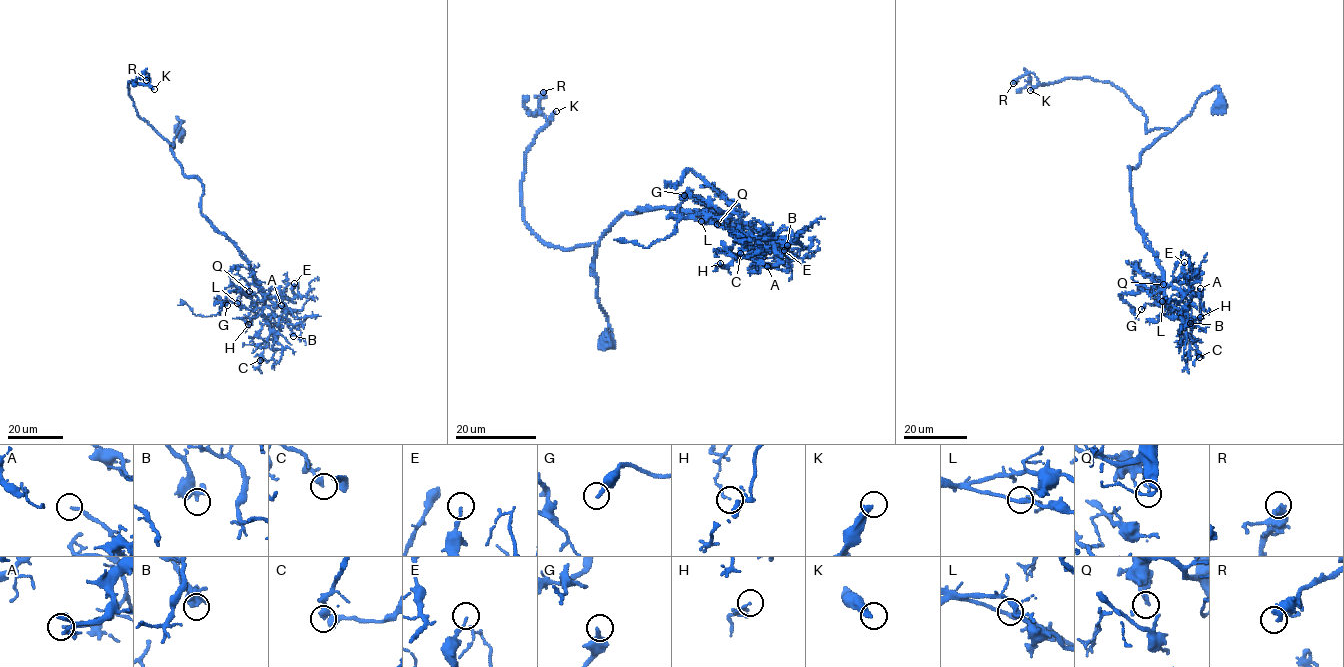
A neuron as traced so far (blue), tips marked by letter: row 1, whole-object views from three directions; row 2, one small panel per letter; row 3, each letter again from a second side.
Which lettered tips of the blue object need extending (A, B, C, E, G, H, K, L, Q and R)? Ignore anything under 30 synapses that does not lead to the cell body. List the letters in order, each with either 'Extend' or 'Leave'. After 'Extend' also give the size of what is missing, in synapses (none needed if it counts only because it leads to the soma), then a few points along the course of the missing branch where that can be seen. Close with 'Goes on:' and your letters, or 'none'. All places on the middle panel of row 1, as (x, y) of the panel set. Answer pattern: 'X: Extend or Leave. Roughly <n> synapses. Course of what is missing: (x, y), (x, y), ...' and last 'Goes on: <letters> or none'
A: Leave
B: Leave
C: Leave
E: Leave
G: Leave
H: Leave
K: Extend. Roughly 250 synapses. Course of what is missing: (556, 111), (608, 74), (623, 60), (629, 44), (665, 13)
L: Leave
Q: Leave
R: Extend. Roughly 50 synapses. Course of what is missing: (543, 92), (558, 82), (591, 83), (614, 74), (616, 77)
Goes on: K, R

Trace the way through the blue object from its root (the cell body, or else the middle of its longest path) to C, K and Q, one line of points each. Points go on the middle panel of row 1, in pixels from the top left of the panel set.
C: (604, 343), (609, 325), (598, 300), (596, 246), (624, 213), (679, 207), (725, 225), (740, 221), (740, 253)
K: (604, 343), (609, 325), (592, 274), (595, 245), (548, 245), (523, 214), (524, 154), (556, 111)
Q: (604, 343), (596, 246), (615, 220), (666, 206), (729, 222), (719, 215), (717, 224)

